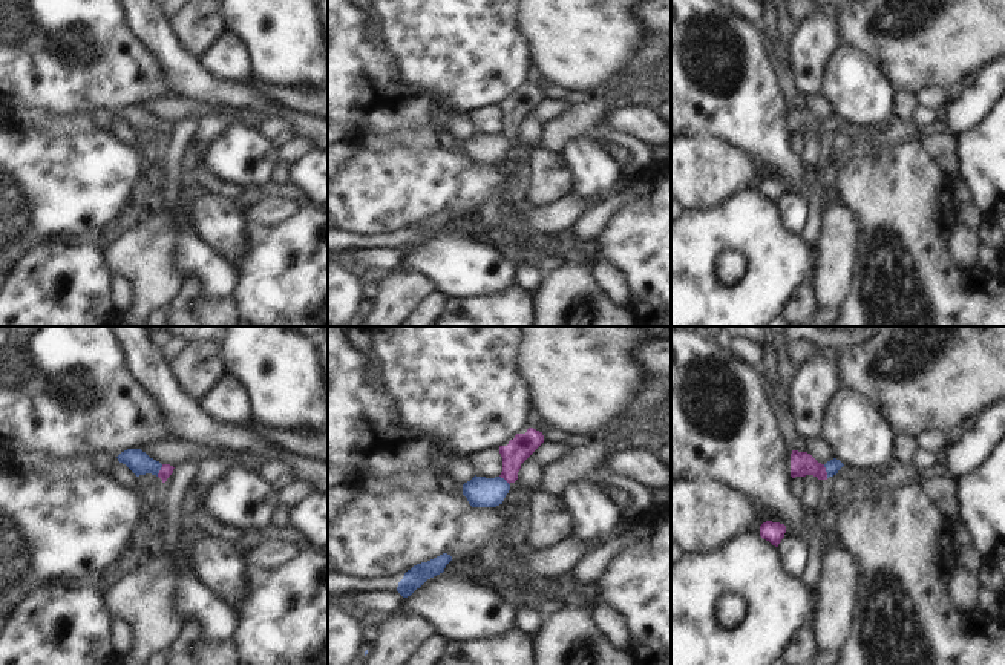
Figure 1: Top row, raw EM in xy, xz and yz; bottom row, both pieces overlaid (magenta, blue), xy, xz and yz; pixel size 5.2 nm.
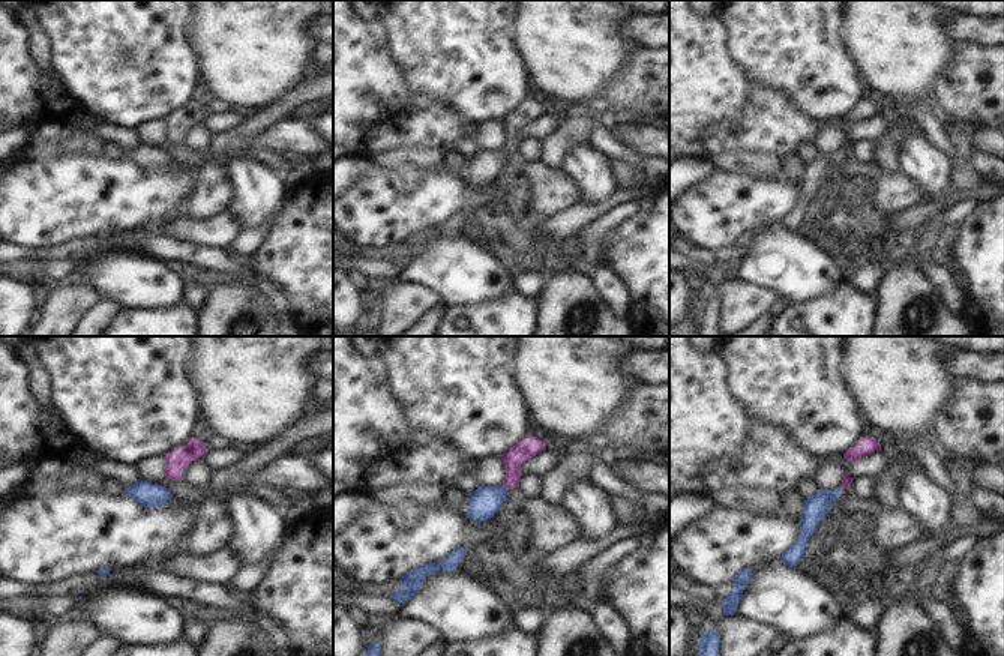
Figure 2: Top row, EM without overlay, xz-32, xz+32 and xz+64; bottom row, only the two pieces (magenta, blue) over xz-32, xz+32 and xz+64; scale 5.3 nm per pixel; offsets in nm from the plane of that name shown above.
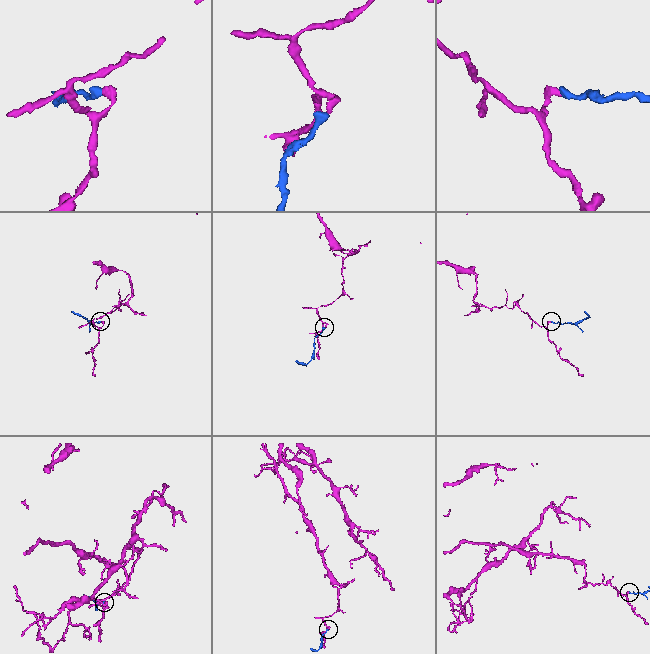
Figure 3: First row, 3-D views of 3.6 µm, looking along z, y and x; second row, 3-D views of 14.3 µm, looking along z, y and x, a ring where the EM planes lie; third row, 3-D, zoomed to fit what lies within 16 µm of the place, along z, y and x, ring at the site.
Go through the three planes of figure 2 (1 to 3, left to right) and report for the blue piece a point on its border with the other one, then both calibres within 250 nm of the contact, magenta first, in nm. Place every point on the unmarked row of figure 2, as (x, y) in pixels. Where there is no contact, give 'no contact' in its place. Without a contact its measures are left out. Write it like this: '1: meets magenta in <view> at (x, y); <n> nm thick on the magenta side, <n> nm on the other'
1: no contact
2: meets magenta in xz+32 at (505, 150); 110 nm thick on the magenta side, 170 nm on the other
3: no contact

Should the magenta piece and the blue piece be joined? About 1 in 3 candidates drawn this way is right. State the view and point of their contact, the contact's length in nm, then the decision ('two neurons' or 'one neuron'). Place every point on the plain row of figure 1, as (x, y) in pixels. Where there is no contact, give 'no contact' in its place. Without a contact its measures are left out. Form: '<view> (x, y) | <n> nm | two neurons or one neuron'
yz (824, 127) | 80 nm | one neuron

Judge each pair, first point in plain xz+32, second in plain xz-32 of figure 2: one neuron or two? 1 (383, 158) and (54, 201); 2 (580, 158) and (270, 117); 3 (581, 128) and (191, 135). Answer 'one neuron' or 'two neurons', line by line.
1: two neurons
2: two neurons
3: two neurons

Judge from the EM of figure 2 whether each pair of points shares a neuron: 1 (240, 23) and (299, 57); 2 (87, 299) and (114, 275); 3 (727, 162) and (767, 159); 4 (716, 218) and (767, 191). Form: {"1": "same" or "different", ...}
{"1": "same", "2": "different", "3": "same", "4": "same"}

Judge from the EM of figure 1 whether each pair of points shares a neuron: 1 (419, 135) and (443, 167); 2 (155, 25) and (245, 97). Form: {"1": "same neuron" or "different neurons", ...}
{"1": "different neurons", "2": "same neuron"}

